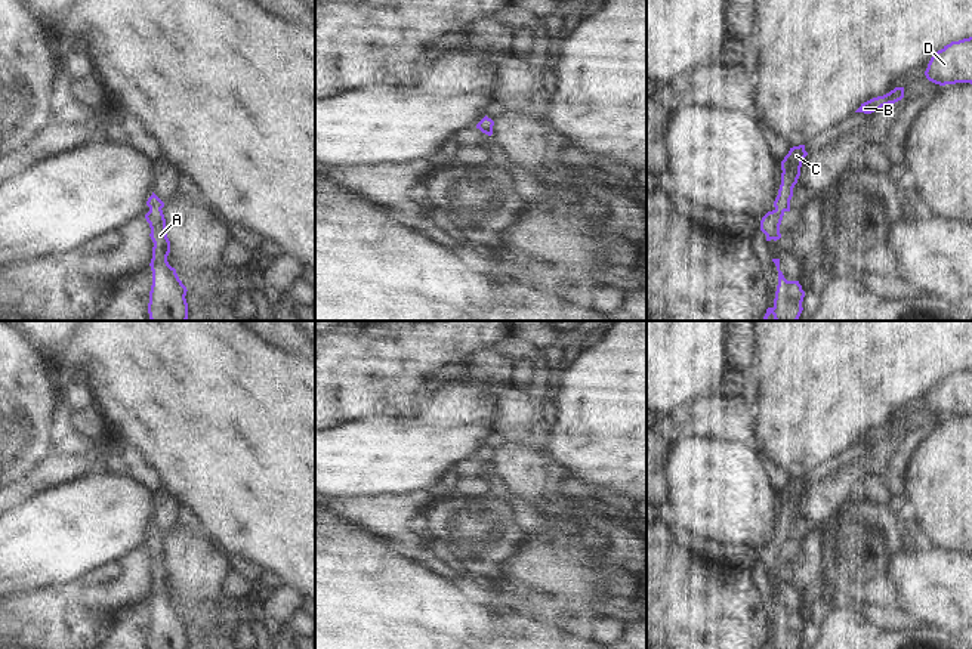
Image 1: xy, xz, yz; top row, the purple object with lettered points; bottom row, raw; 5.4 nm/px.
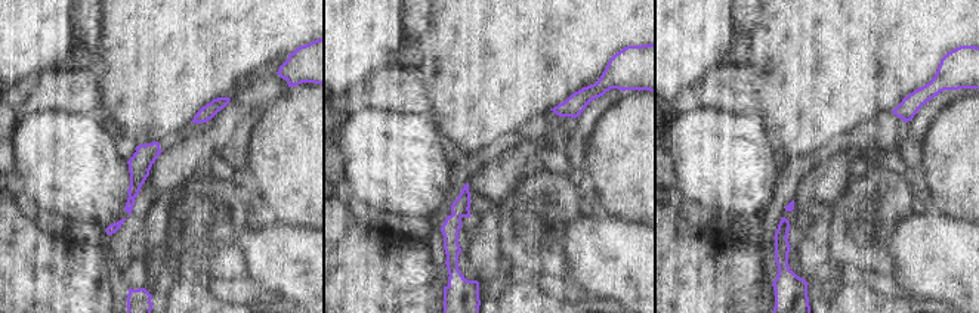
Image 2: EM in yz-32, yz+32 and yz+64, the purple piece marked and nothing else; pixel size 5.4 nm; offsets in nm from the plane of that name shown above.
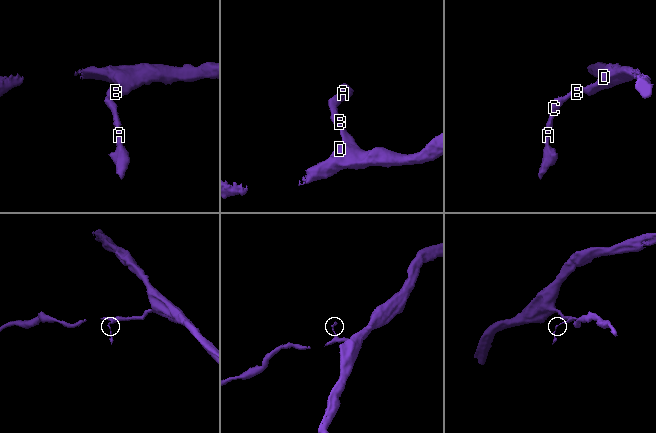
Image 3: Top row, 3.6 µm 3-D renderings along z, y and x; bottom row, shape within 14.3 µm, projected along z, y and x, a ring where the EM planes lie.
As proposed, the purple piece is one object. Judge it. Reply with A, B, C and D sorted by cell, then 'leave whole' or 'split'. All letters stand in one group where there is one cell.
A B C D; leave whole

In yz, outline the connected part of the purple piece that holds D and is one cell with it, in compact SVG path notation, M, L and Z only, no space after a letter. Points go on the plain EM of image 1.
M972 368L951 373L935 383L925 407L929 412L939 417L956 414L972 415Z

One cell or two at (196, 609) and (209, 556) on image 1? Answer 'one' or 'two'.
one

